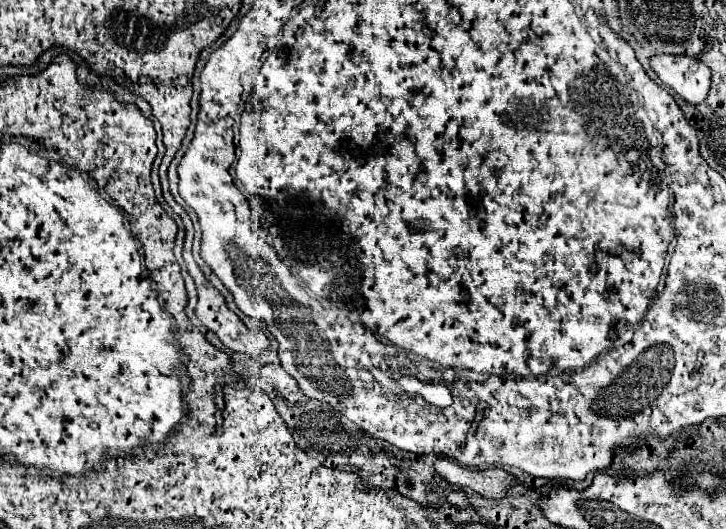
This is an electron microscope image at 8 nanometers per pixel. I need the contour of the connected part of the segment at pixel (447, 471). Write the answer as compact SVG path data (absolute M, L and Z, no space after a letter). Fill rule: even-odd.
M436 458L434 470L444 480L448 480L454 485L470 487L478 494L493 500L506 498L510 488L518 482L514 474L508 474L502 468L472 470L472 468L460 466L448 458Z

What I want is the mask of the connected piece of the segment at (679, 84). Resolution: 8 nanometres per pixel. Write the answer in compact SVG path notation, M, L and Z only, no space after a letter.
M660 54L650 58L652 70L664 86L672 88L690 104L700 104L710 88L710 68L690 56Z

